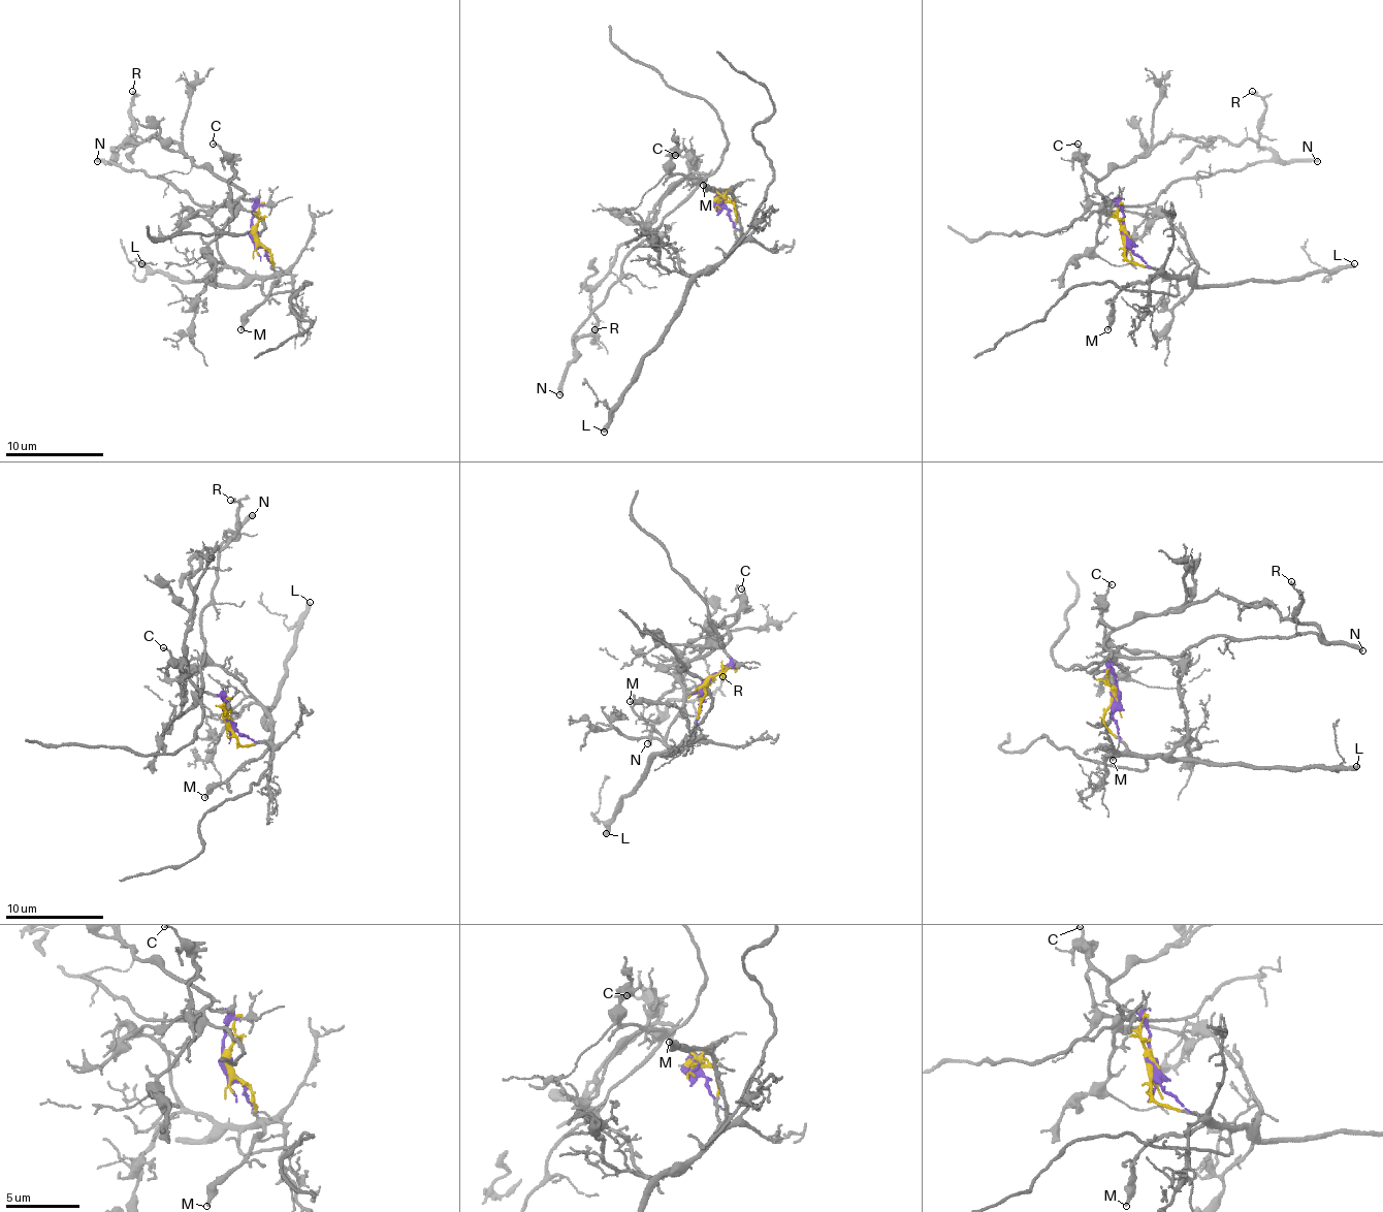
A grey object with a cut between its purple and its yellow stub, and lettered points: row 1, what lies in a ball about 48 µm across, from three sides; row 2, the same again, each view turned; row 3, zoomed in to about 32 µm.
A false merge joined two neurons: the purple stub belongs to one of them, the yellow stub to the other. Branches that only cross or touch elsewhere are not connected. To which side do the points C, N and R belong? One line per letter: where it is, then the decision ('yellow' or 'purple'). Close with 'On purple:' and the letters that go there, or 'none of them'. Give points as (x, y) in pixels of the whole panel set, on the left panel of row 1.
C: place (213, 144); purple
N: place (97, 161); purple
R: place (132, 91); purple
On purple: C, N, R

